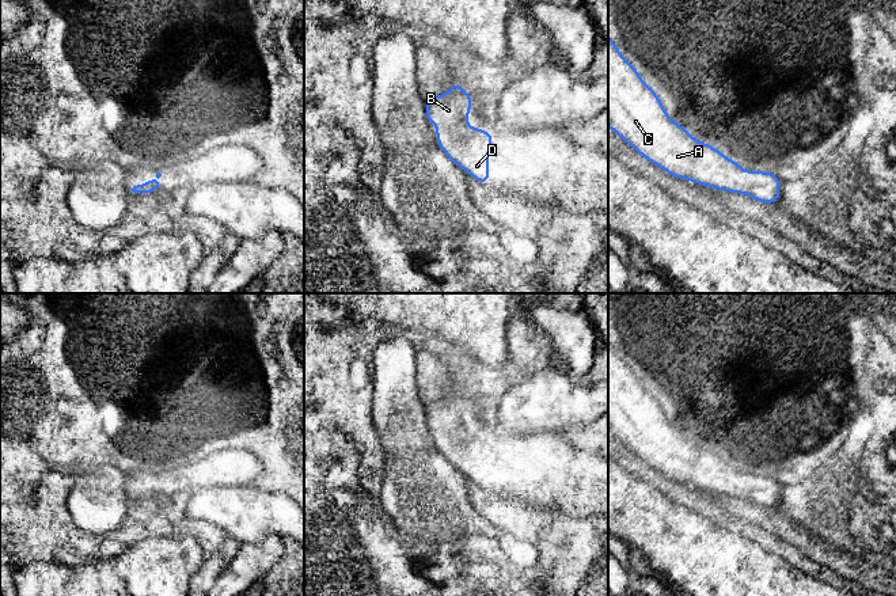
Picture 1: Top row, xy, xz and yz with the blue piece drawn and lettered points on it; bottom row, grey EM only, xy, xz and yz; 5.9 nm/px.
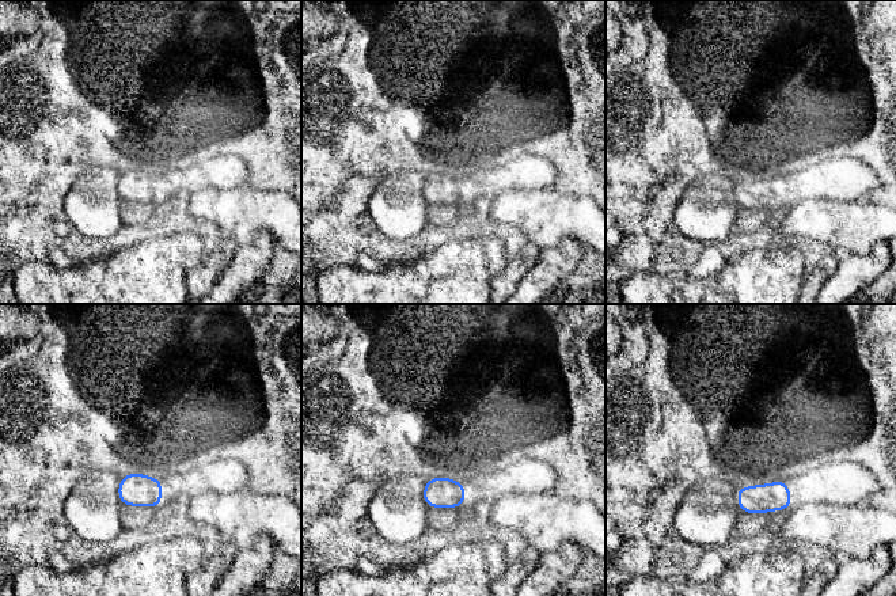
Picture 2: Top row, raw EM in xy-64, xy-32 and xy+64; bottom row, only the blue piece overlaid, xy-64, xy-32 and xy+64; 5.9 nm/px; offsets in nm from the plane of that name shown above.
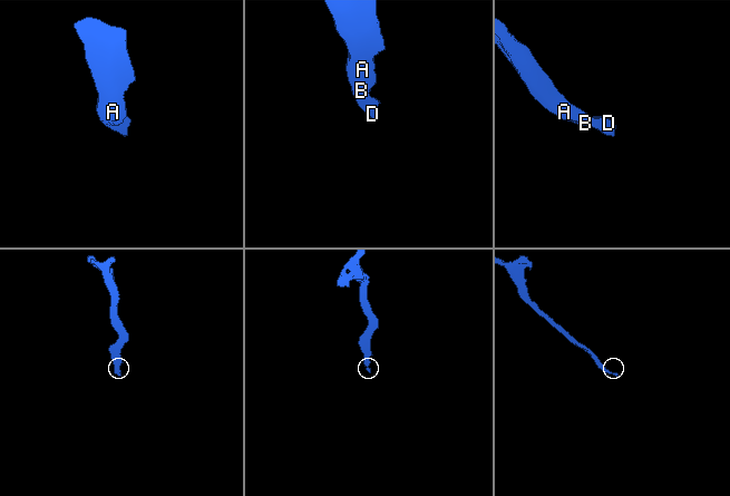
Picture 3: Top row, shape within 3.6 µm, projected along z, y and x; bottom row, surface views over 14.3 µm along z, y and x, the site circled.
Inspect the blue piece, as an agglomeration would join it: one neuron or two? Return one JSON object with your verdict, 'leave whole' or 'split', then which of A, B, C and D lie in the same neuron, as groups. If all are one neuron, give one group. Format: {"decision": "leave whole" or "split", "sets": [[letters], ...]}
{"decision": "leave whole", "sets": [["A", "B", "C", "D"]]}

